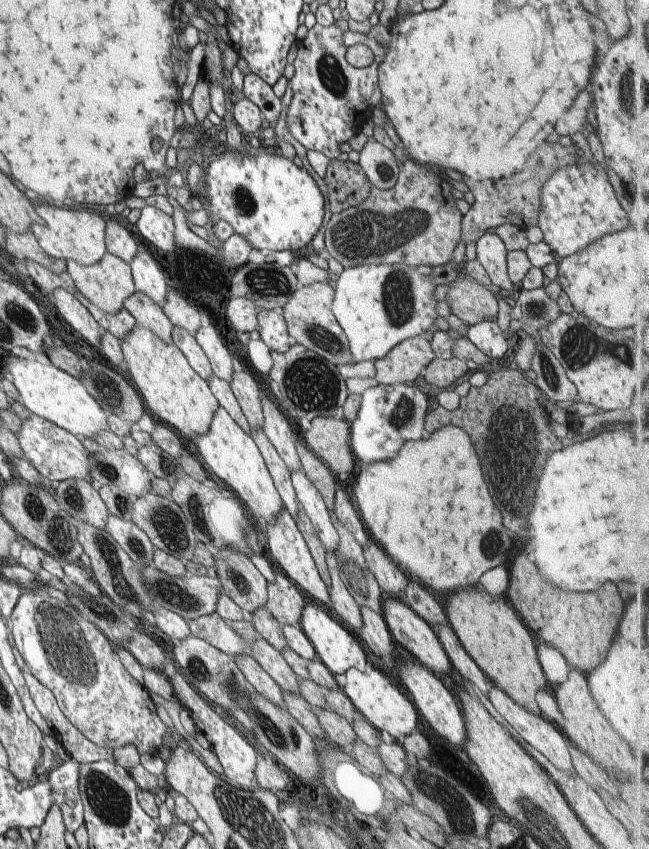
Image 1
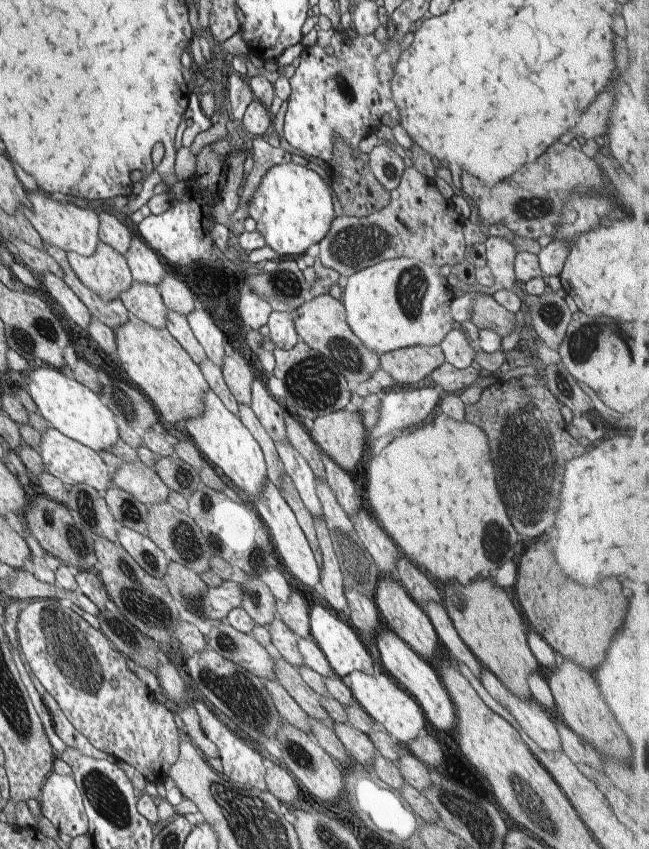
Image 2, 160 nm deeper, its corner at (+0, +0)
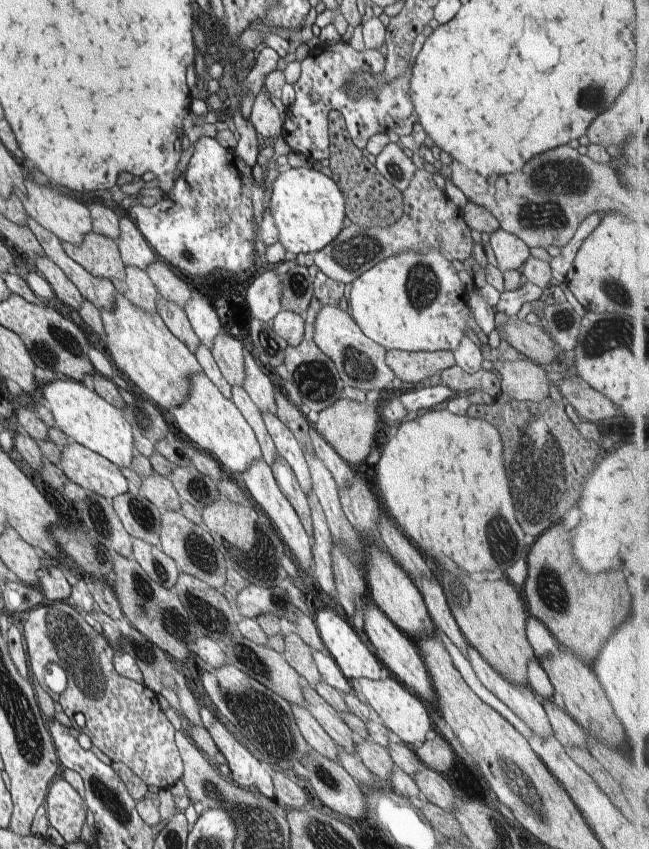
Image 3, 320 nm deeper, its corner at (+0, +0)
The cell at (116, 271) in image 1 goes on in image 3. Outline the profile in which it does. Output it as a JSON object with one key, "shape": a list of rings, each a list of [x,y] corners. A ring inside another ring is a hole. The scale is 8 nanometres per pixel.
{"shape":[[[92,230],[83,236],[79,245],[66,241],[61,241],[61,245],[72,260],[95,277],[124,280],[126,266],[113,238],[96,234]]]}

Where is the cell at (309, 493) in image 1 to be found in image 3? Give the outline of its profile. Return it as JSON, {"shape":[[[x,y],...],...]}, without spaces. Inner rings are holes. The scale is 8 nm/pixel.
{"shape":[[[262,412],[263,421],[272,437],[276,450],[286,459],[294,471],[304,492],[312,489],[311,474],[305,459],[304,448],[296,440],[294,433],[273,412]]]}

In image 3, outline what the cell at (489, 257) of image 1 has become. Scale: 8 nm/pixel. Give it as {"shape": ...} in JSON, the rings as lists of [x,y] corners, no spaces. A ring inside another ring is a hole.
{"shape":[[[502,228],[496,229],[496,232],[490,235],[489,242],[502,272],[520,270],[531,255],[529,246],[521,238]]]}

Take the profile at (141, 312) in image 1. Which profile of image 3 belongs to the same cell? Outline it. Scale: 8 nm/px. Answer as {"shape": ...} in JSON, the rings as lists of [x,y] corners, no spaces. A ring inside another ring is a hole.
{"shape":[[[128,265],[125,267],[124,280],[112,280],[115,290],[151,313],[157,312],[157,300],[160,296],[148,273],[141,268]]]}

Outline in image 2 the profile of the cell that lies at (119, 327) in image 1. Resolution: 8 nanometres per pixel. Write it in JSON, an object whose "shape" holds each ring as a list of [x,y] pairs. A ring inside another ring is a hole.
{"shape":[[[43,241],[43,248],[60,265],[64,282],[88,307],[92,317],[98,318],[112,330],[116,330],[117,327],[128,322],[129,312],[120,298],[105,301],[93,290],[90,290],[72,270],[65,250],[58,249],[56,245],[50,245],[48,241]]]}

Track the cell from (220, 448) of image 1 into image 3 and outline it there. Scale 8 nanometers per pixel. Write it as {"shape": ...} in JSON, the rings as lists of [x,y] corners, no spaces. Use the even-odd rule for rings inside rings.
{"shape":[[[204,371],[196,373],[191,378],[191,391],[187,399],[168,410],[174,416],[178,430],[192,444],[204,450],[204,453],[214,456],[222,468],[228,468],[235,474],[242,474],[254,461],[257,461],[258,457],[262,457],[259,442],[251,426],[232,400],[228,400],[216,388]]]}

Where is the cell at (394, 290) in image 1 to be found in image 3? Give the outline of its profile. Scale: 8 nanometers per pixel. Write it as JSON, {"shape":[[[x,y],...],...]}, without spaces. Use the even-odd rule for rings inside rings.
{"shape":[[[428,247],[427,251],[404,251],[381,260],[368,272],[361,274],[350,290],[349,313],[360,330],[386,350],[401,351],[450,351],[454,352],[466,336],[470,307],[467,304],[465,287],[458,277],[452,261],[444,258],[438,250]]]}

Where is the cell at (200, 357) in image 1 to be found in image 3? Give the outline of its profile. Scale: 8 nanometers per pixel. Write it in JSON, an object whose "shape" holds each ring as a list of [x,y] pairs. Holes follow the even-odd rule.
{"shape":[[[159,296],[157,300],[157,312],[170,329],[170,332],[181,340],[195,354],[201,340],[196,336],[186,311],[170,299]]]}

